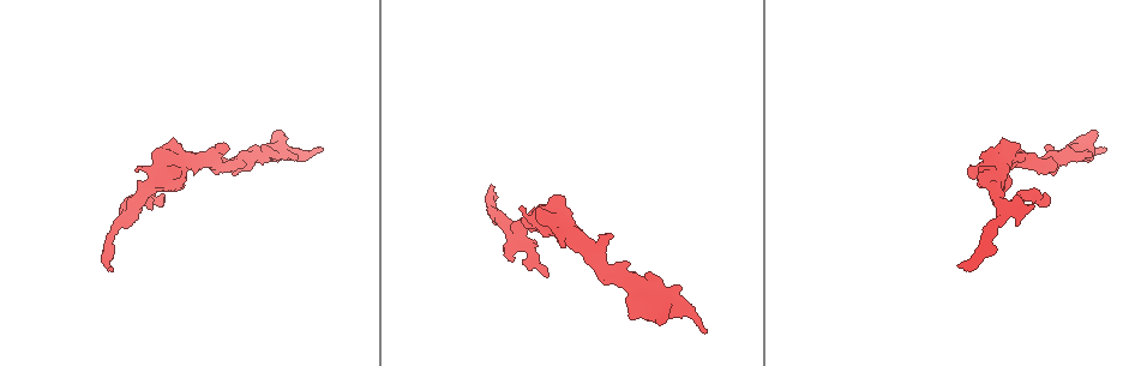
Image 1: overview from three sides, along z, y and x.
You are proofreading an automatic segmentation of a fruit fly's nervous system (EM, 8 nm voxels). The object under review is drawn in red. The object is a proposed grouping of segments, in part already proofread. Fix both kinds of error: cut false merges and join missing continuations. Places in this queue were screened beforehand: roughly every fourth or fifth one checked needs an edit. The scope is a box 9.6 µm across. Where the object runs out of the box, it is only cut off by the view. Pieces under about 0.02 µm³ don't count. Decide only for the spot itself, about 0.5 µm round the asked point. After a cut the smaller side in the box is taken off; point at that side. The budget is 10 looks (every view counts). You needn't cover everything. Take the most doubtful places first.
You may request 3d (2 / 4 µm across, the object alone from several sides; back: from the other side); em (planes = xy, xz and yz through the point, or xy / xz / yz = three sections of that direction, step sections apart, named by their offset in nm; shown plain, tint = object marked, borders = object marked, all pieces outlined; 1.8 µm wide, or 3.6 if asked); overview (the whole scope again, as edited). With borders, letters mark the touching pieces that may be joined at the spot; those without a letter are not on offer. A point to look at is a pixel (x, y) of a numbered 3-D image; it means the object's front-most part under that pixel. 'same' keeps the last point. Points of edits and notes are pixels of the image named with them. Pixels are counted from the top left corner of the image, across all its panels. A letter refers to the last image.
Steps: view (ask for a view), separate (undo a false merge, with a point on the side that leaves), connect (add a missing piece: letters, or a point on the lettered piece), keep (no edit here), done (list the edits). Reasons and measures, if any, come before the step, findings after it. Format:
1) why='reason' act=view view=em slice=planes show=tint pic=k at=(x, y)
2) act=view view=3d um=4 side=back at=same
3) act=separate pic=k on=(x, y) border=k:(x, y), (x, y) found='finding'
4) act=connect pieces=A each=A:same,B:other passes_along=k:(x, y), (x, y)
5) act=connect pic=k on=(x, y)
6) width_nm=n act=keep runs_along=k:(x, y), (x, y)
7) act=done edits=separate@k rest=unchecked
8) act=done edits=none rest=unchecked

why='branch stops here' act=view view=3d um=2 pic=1 at=(490, 186)

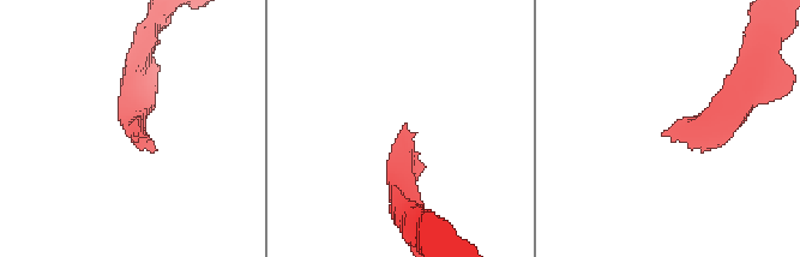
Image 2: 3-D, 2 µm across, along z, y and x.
why='shape alone is not enough' act=view view=em slice=planes show=borders pic=2 at=(142, 137)

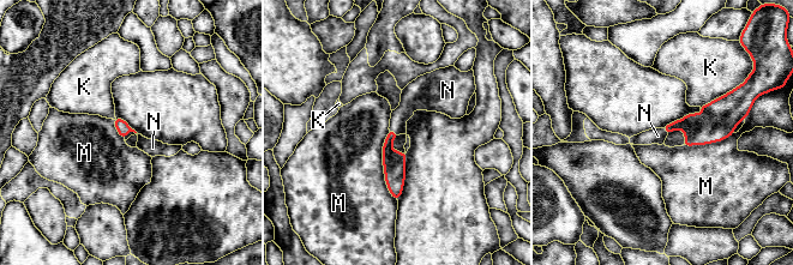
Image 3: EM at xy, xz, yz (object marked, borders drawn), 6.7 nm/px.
act=connect pieces=N each=K:other,M:other,N:same found='the neuron continues'

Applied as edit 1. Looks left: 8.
act=view view=overview

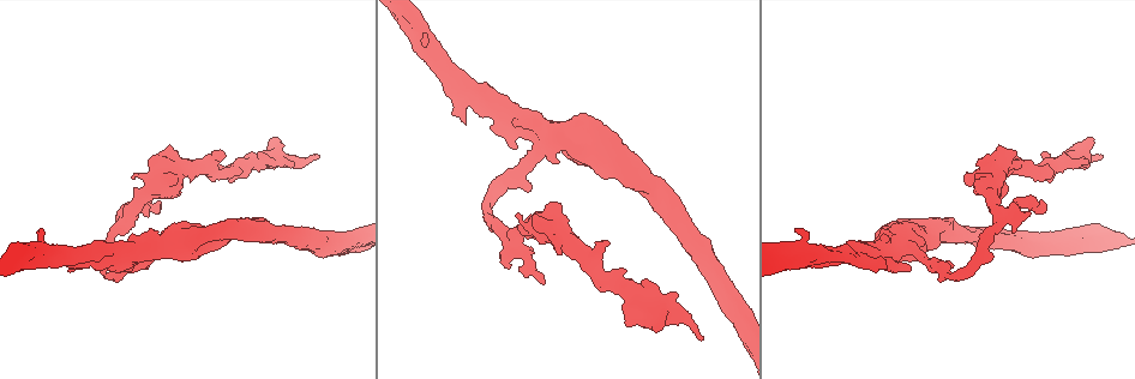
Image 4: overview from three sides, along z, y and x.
why='branch point' act=view view=em slice=planes show=tint pic=4 at=(857, 255)

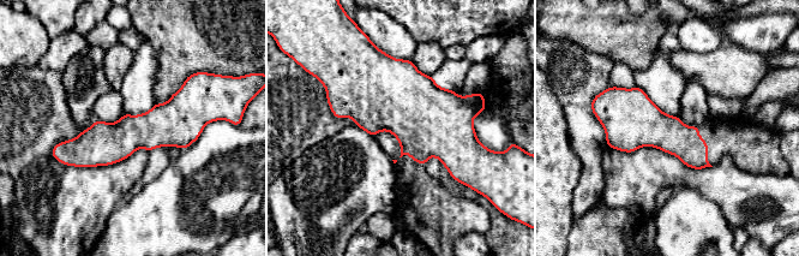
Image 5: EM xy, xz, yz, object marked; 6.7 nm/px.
why='see the neighbours' act=view view=em slice=planes show=borders at=same

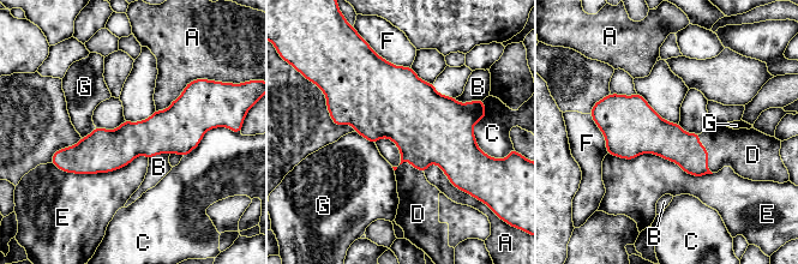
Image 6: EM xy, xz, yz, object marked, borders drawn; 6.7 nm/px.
width_nm=260 act=connect pieces=D each=A:other,B:other,C:other,D:same,E:other,F:other,G:other passes_along=6:(672, 143), (707, 154), (744, 150) found='the neuron continues'

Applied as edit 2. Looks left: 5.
why='an open end' act=view view=em slice=planes show=tint pic=4 at=(263, 159)

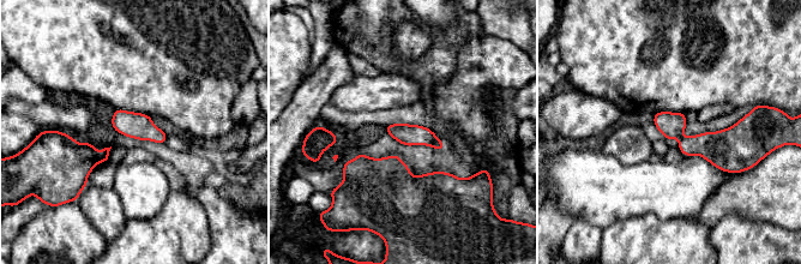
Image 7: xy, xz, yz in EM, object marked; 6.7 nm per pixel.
why='see the neighbours' act=view view=em slice=planes show=borders at=same

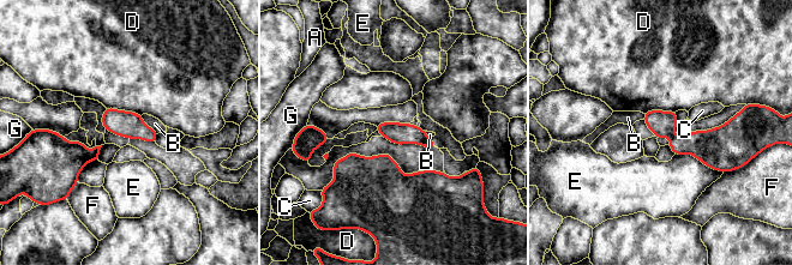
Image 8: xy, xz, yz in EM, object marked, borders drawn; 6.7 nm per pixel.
act=keep each=A:other,B:other,C:other,D:other,E:other,F:other,G:other border=8:(102, 145), (97, 160) found='none of them fits'

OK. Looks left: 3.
why='thick turns thin' act=view view=em um=3.6 slice=planes show=borders pic=4 at=(171, 240)

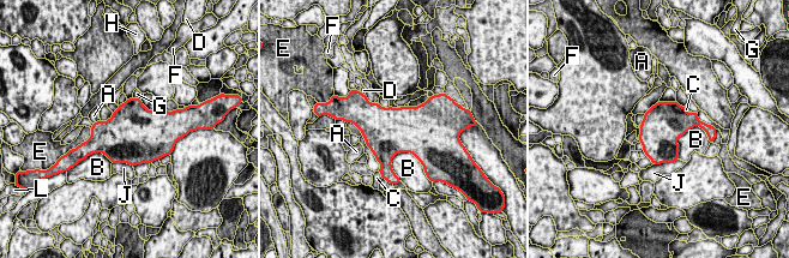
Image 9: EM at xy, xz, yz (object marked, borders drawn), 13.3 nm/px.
act=keep each=A:other,B:other,C:other,D:other,E:other,F:other,G:other,H:other,J:other,L:other border=9:(702, 127), (678, 139), (678, 158) found='one neuron here'

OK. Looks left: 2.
act=done edits=connect@3,connect@6 rest=unchecked

